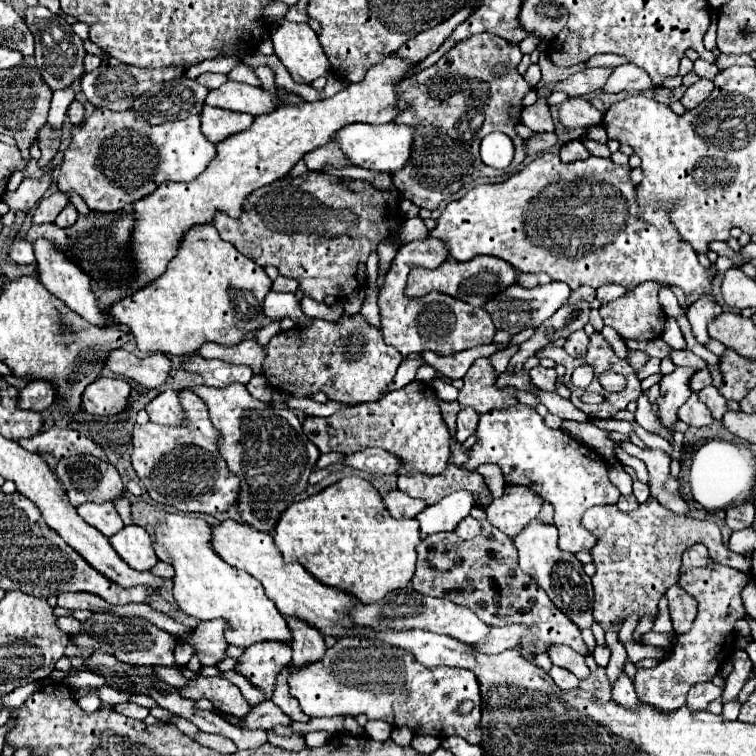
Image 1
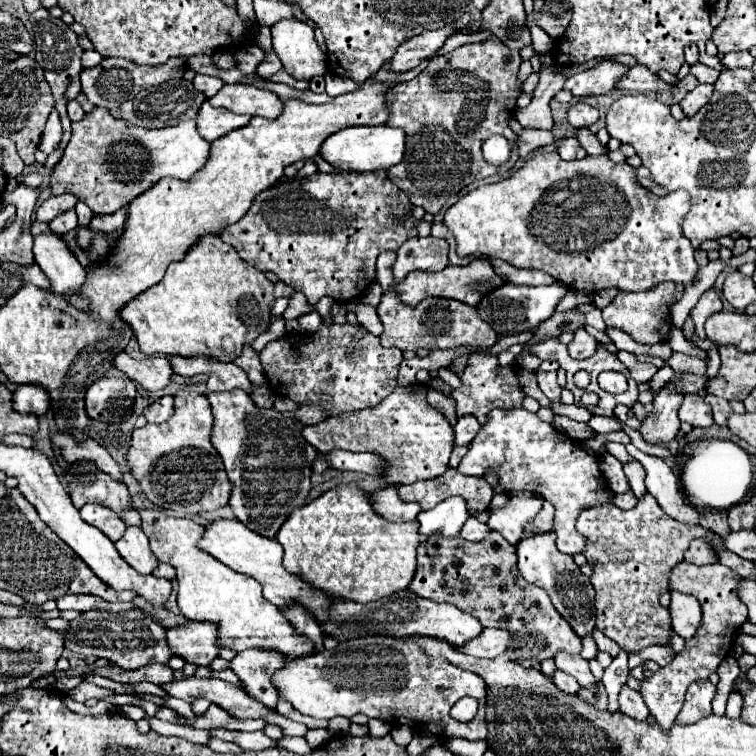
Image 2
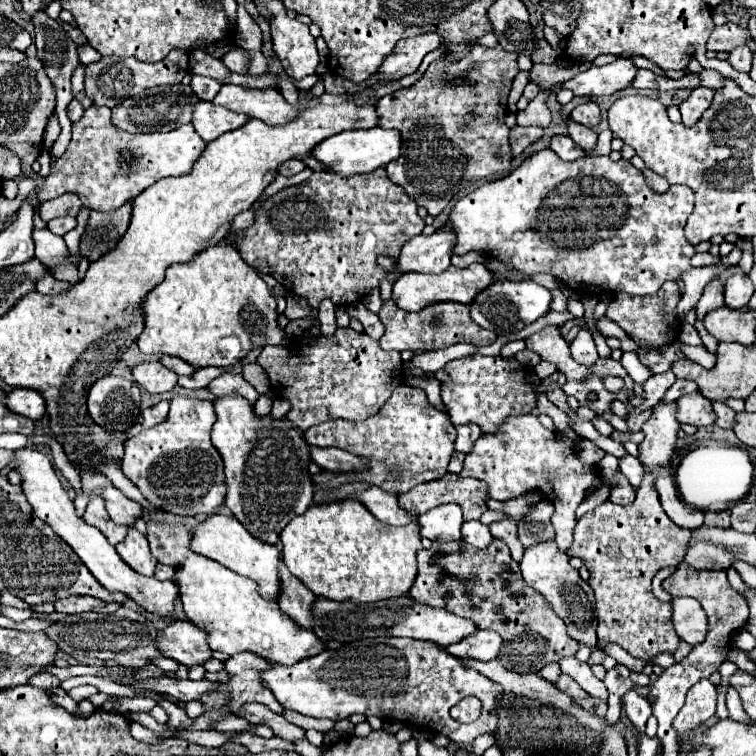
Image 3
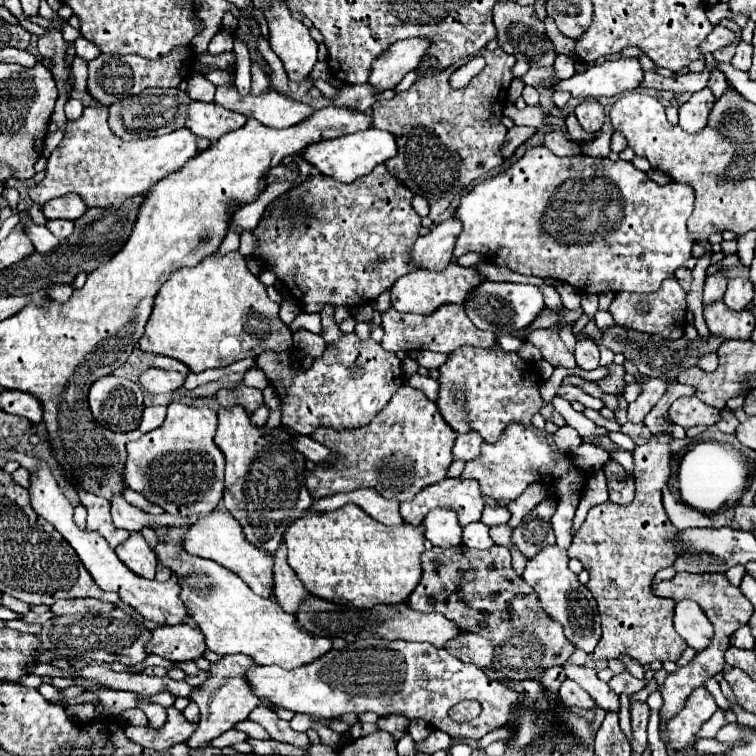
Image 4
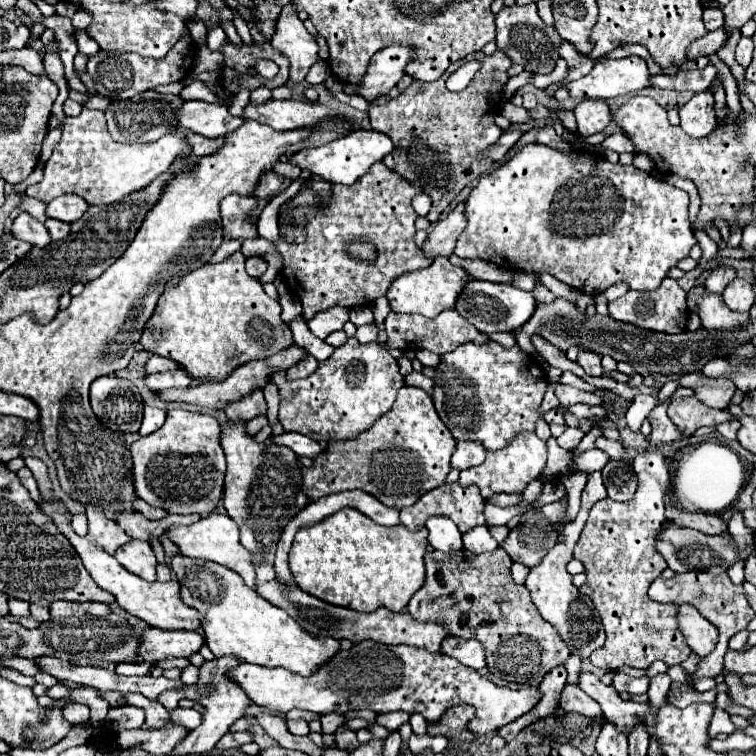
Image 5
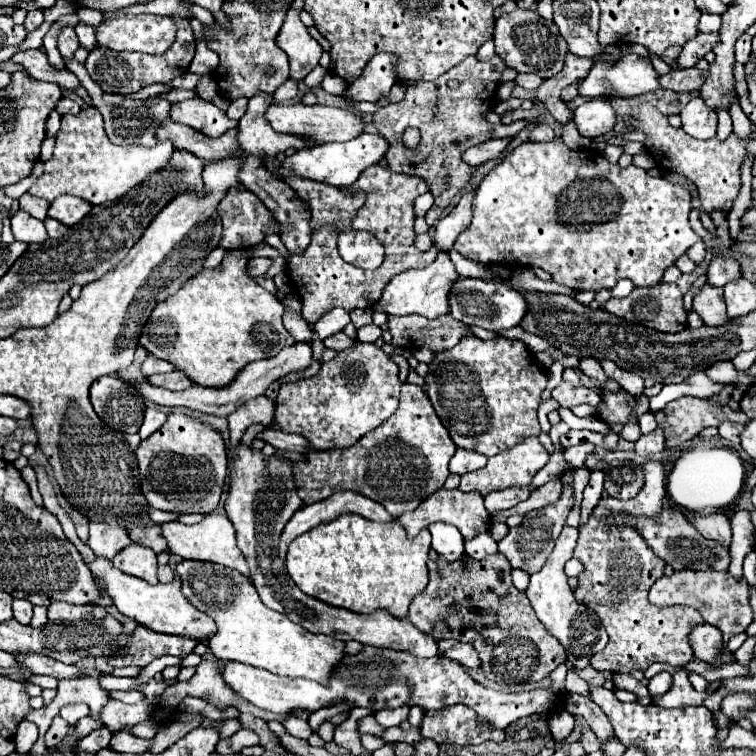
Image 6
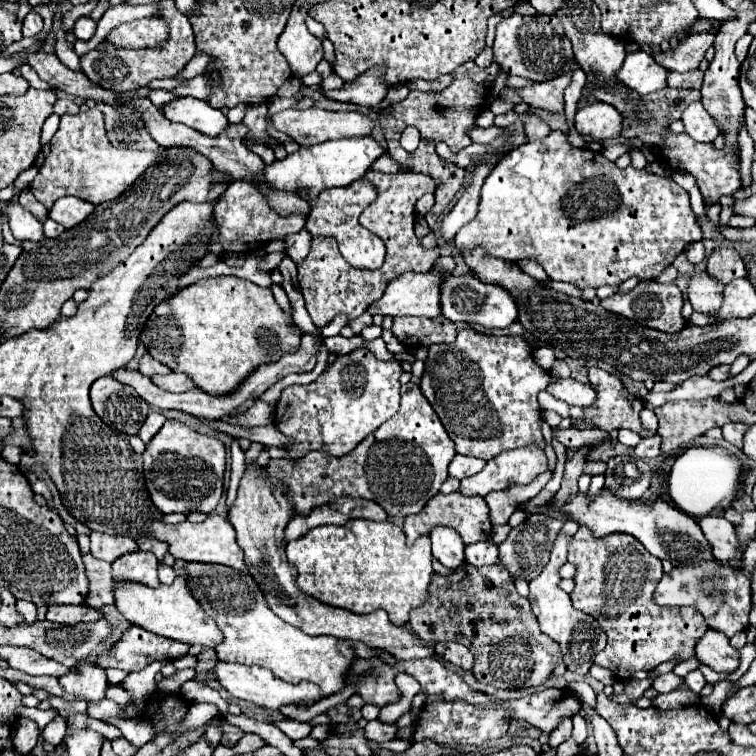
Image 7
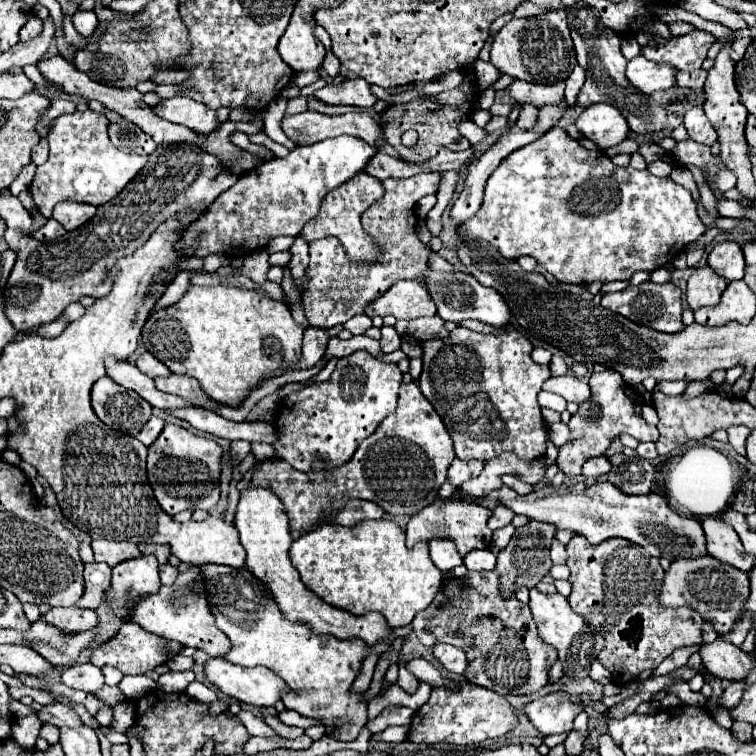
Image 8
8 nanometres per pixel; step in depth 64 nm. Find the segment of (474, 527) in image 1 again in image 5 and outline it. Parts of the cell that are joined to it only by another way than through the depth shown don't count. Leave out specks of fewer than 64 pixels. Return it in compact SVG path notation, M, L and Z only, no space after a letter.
M478 526L478 528L470 530L468 534L464 534L464 548L472 554L484 554L484 552L496 550L498 542L490 536L486 526Z

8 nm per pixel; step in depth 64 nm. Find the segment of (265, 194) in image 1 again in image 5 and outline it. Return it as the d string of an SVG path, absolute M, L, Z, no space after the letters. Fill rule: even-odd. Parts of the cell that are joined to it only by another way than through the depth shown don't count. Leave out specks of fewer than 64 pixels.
M376 162L360 180L356 180L356 184L352 186L342 186L342 184L334 184L332 186L334 196L328 208L318 208L318 196L312 188L302 188L298 192L298 196L290 198L288 202L284 202L284 218L288 218L290 224L302 226L306 230L306 242L304 244L288 244L286 240L280 238L280 242L276 242L276 250L280 252L280 256L284 258L284 278L288 280L288 288L290 292L302 302L302 318L310 320L314 318L314 314L328 310L332 306L344 306L344 308L354 308L354 306L370 306L376 298L384 296L386 290L390 288L390 284L412 270L418 268L426 268L432 264L432 260L428 256L424 256L422 252L418 252L416 244L414 244L414 222L418 218L418 214L412 208L412 198L416 194L422 192L420 186L404 180L400 174L388 170L382 162ZM348 240L370 240L372 244L376 244L378 248L378 260L376 264L364 264L362 260L350 260L350 256L344 252L344 244Z

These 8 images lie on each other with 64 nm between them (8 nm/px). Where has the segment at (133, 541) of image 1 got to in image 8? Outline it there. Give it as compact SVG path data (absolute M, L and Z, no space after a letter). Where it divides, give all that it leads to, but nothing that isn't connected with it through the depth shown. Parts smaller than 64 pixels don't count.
M154 556L126 560L112 568L106 602L118 618L130 620L136 602L140 602L148 594L156 594L160 586L162 584L158 578L158 562Z

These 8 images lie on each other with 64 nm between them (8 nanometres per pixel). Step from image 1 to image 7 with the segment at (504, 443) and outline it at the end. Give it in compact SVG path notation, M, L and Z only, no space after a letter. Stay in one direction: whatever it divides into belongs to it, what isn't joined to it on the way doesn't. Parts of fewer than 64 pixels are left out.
M536 446L506 450L486 462L484 470L460 482L464 496L486 496L494 490L506 490L513 484L527 485L548 469L545 452Z

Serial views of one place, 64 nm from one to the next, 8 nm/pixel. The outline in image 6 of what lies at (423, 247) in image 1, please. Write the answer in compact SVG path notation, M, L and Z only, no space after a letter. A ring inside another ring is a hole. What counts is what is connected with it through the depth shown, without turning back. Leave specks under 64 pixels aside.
M474 190L464 194L458 202L458 206L444 216L438 224L436 224L436 234L434 234L434 246L440 250L450 250L454 246L454 240L460 232L466 230L466 226L472 220L472 200L474 200ZM418 314L410 316L388 316L388 330L392 334L392 342L414 350L414 348L430 348L446 350L460 342L460 338L470 332L466 324L454 320L450 314L428 320Z

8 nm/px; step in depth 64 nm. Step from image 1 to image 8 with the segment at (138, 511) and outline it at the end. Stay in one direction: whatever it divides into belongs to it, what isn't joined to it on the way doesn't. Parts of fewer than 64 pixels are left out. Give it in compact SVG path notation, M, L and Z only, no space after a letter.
M206 564L206 566L202 566L202 572L204 572L204 578L208 580L206 582L208 602L210 602L214 618L216 618L216 626L220 630L224 630L232 642L232 650L226 654L226 660L240 664L240 666L270 668L276 676L280 676L280 680L284 680L294 690L294 696L282 696L282 702L288 710L294 710L306 718L320 720L326 726L326 734L336 740L342 740L342 742L356 740L360 730L368 722L368 712L366 712L368 702L362 698L362 694L356 694L350 690L362 670L366 644L360 638L340 640L340 638L328 636L328 634L316 636L310 632L310 628L306 624L290 622L280 612L278 604L272 600L272 594L268 592L268 588L264 588L264 584L260 584L260 580L256 580L256 576L252 576L252 572L248 572L246 568L238 570L232 566Z

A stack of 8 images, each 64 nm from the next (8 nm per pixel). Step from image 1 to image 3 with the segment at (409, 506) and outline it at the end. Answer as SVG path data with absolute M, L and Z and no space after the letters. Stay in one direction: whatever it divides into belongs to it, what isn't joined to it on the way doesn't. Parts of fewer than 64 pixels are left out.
M370 486L368 490L356 492L350 498L362 502L380 522L392 524L392 526L404 526L414 520L414 516L398 506L396 494L388 494L376 486Z

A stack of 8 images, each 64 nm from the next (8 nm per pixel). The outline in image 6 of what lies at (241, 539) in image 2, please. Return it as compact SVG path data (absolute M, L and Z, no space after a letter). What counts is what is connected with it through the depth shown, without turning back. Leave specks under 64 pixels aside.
M206 514L200 524L186 526L182 522L170 522L170 524L160 524L162 536L168 540L168 548L172 554L178 554L184 560L204 560L204 562L216 562L228 568L238 570L244 576L250 576L248 564L240 548L236 546L236 530L232 522L226 516L220 514Z

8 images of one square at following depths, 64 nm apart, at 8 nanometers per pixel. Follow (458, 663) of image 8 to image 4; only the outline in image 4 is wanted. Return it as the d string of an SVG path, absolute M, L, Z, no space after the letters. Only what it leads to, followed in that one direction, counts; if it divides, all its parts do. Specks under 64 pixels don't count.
M460 634L444 646L452 656L466 664L474 664L478 668L486 668L492 662L492 642L476 634Z

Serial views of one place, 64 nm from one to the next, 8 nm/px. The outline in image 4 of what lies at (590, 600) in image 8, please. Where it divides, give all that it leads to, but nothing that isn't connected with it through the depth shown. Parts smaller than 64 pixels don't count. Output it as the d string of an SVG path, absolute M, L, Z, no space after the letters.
M656 434L644 446L634 448L636 498L632 504L619 505L607 500L590 508L580 532L568 548L570 558L578 558L590 574L586 588L592 592L602 618L602 640L594 650L594 660L632 658L646 666L654 660L676 662L688 648L674 630L674 600L656 598L650 592L654 574L672 566L676 552L668 540L676 536L676 528L662 506L662 488L670 478L670 434Z

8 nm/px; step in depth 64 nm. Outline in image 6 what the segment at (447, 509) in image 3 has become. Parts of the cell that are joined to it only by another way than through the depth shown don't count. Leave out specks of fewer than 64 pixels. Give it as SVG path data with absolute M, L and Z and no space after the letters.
M436 522L430 528L432 534L432 548L448 562L460 560L464 554L464 538L460 536L460 530L456 530L452 524Z

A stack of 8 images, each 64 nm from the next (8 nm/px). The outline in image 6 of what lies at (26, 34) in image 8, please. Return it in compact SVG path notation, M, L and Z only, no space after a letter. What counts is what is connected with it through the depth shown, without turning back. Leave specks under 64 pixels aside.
M32 10L32 12L28 12L28 16L26 16L26 20L24 20L24 28L26 28L28 32L32 32L32 30L36 30L36 28L42 24L42 20L44 20L42 12L40 12L40 10Z

